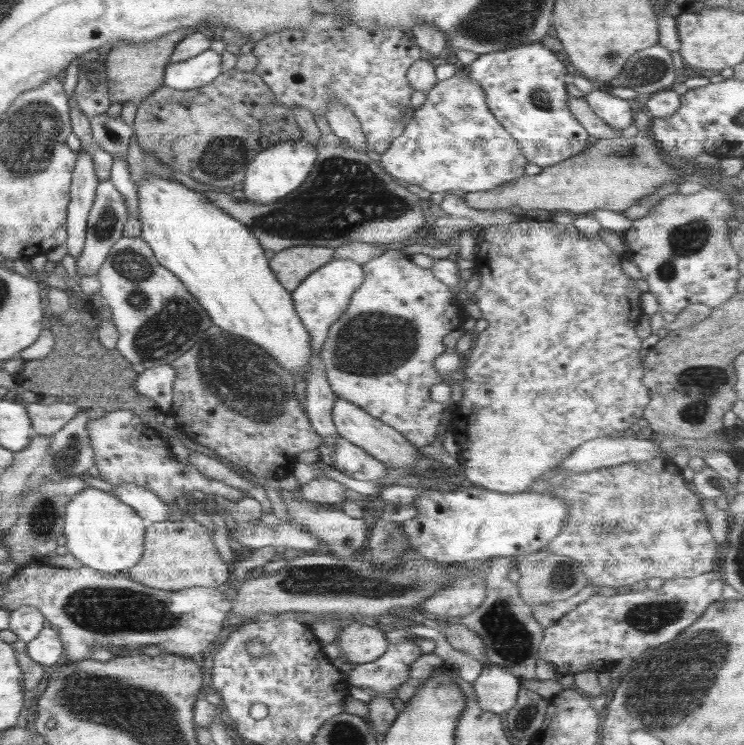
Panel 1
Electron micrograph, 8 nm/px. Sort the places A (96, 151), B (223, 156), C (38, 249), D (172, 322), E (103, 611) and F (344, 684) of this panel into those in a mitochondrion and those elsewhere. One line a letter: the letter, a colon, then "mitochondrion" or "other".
A: other
B: mitochondrion
C: other
D: mitochondrion
E: mitochondrion
F: other

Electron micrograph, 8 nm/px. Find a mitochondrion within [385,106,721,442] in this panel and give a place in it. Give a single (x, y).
(689, 238)

